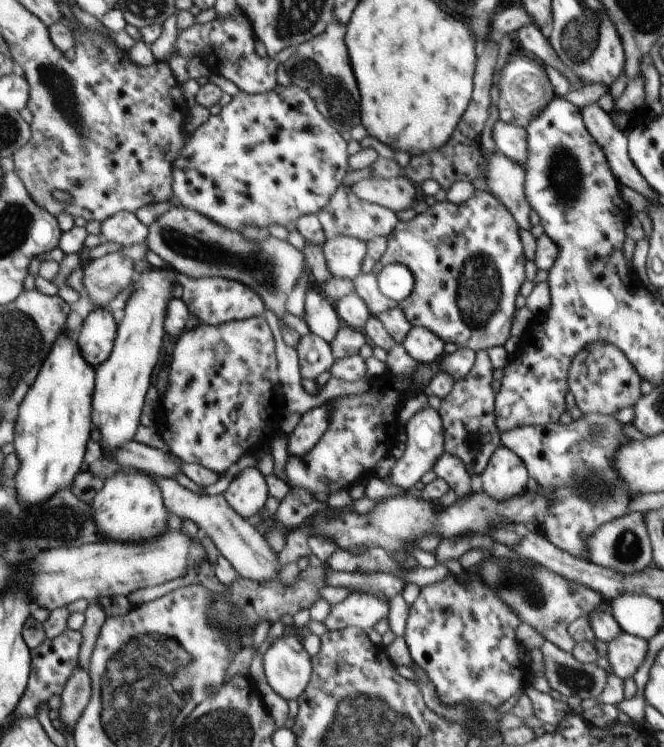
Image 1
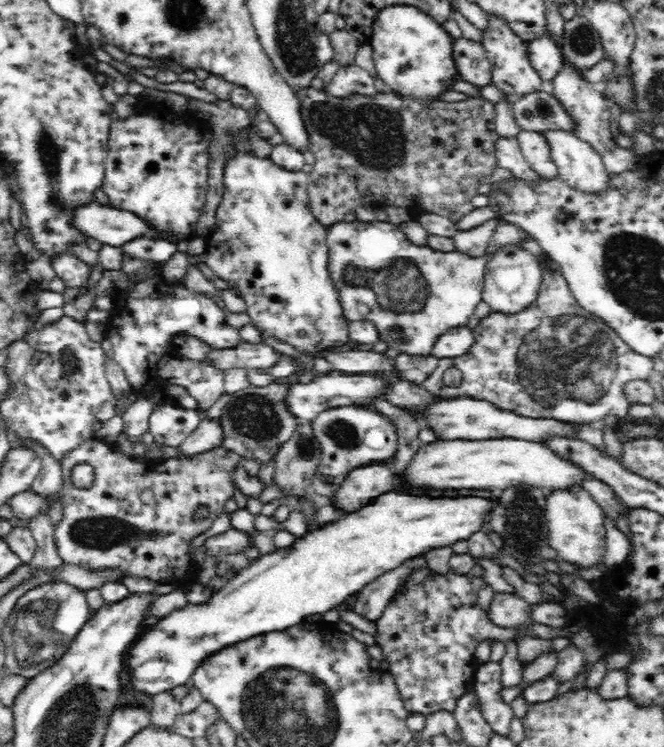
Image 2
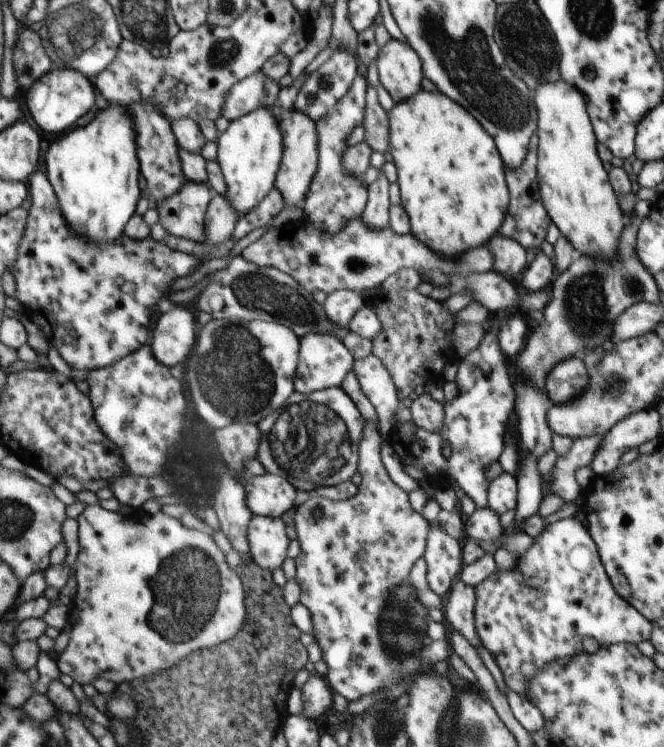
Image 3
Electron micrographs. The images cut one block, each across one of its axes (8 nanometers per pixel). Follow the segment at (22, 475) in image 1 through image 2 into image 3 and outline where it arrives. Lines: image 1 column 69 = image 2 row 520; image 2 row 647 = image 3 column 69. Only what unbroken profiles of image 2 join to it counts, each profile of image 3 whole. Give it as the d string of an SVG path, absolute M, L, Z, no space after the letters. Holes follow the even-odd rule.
M112 102L112 108L106 108L106 112L97 110L92 122L86 126L77 127L64 136L58 137L52 142L47 157L47 175L50 177L55 190L59 194L60 204L63 205L64 216L71 221L72 228L80 232L80 236L86 236L92 240L92 244L112 243L120 240L127 234L128 223L138 210L138 202L142 198L142 186L140 186L140 173L143 173L143 165L140 162L139 129L134 130L134 120L130 112L124 106L116 106L118 102Z

